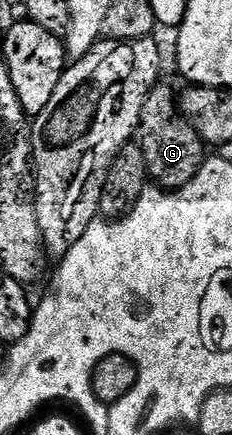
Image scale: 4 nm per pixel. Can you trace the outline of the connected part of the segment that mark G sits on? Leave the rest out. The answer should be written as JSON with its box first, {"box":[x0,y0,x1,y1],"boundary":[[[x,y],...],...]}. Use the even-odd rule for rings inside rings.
{"box":[139,83,206,190],"boundary":[[[157,83],[152,93],[146,98],[146,106],[142,106],[140,115],[139,135],[144,140],[139,141],[142,154],[146,158],[146,166],[151,183],[165,190],[179,190],[186,186],[198,174],[206,159],[204,140],[194,130],[190,121],[178,118],[178,96],[174,91]],[[177,116],[177,120],[176,120]]]}

